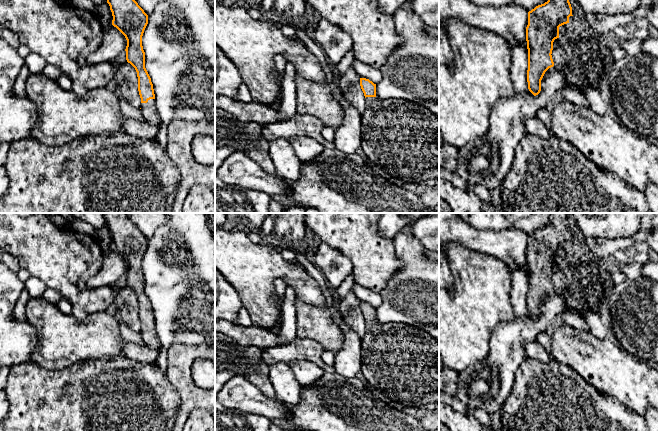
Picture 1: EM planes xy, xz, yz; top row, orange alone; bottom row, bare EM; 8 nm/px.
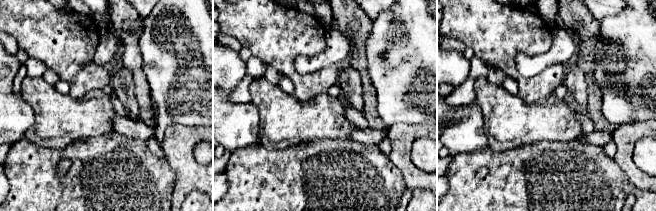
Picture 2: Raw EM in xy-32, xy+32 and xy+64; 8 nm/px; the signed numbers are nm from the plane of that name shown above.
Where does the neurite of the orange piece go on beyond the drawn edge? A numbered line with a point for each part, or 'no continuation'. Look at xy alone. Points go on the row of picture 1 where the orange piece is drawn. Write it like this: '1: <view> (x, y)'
1: xy (149, 110)

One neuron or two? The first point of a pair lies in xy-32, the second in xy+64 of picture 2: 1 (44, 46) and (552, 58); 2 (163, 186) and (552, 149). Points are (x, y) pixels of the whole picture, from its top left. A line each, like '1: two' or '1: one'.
1: two
2: one

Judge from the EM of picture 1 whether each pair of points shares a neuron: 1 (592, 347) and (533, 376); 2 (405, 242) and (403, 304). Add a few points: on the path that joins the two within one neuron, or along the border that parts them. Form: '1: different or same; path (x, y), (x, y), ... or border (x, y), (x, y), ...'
1: different; border (552, 358), (565, 363), (580, 375)
2: same; path (408, 257), (408, 289)

